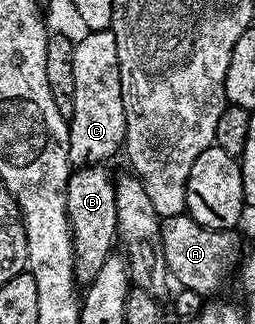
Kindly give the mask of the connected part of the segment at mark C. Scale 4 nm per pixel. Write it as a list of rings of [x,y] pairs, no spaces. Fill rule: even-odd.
[[[92,30],[75,41],[72,52],[72,77],[76,80],[74,115],[68,119],[68,156],[71,167],[105,163],[123,149],[126,141],[126,109],[122,103],[120,56],[116,56],[116,36],[109,30]]]

